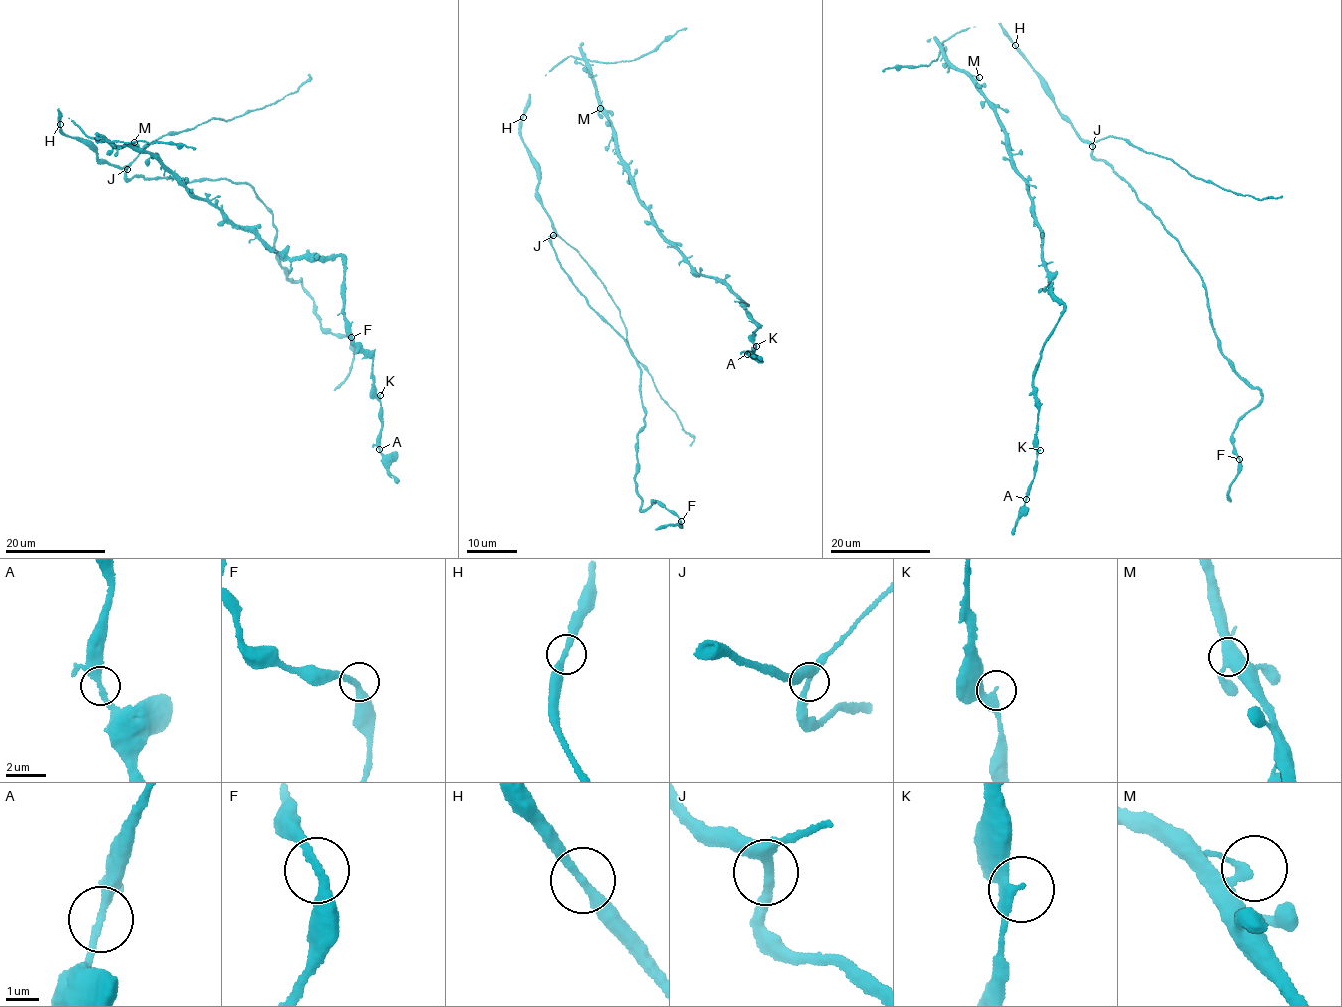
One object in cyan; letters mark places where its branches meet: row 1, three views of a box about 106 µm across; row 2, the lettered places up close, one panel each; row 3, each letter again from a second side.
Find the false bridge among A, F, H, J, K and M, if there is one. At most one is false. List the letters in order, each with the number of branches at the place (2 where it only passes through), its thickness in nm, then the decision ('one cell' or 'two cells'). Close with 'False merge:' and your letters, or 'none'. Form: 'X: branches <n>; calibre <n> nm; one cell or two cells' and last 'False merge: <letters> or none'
A: branches 2; calibre 260 nm; one cell
F: branches 2; calibre 280 nm; one cell
H: branches 2; calibre 280 nm; one cell
J: branches 2; calibre 280 nm; one cell
K: branches 2; calibre 240 nm; one cell
M: branches 2; calibre 240 nm; one cell
False merge: none

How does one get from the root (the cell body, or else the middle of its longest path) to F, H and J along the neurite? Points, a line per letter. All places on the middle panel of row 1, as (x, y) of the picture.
F: (530, 93), (520, 134), (556, 259), (641, 373), (640, 509), (663, 503), (681, 521)
H: (530, 93), (523, 117)
J: (530, 93), (520, 134), (535, 163), (538, 197), (551, 223), (553, 235)

